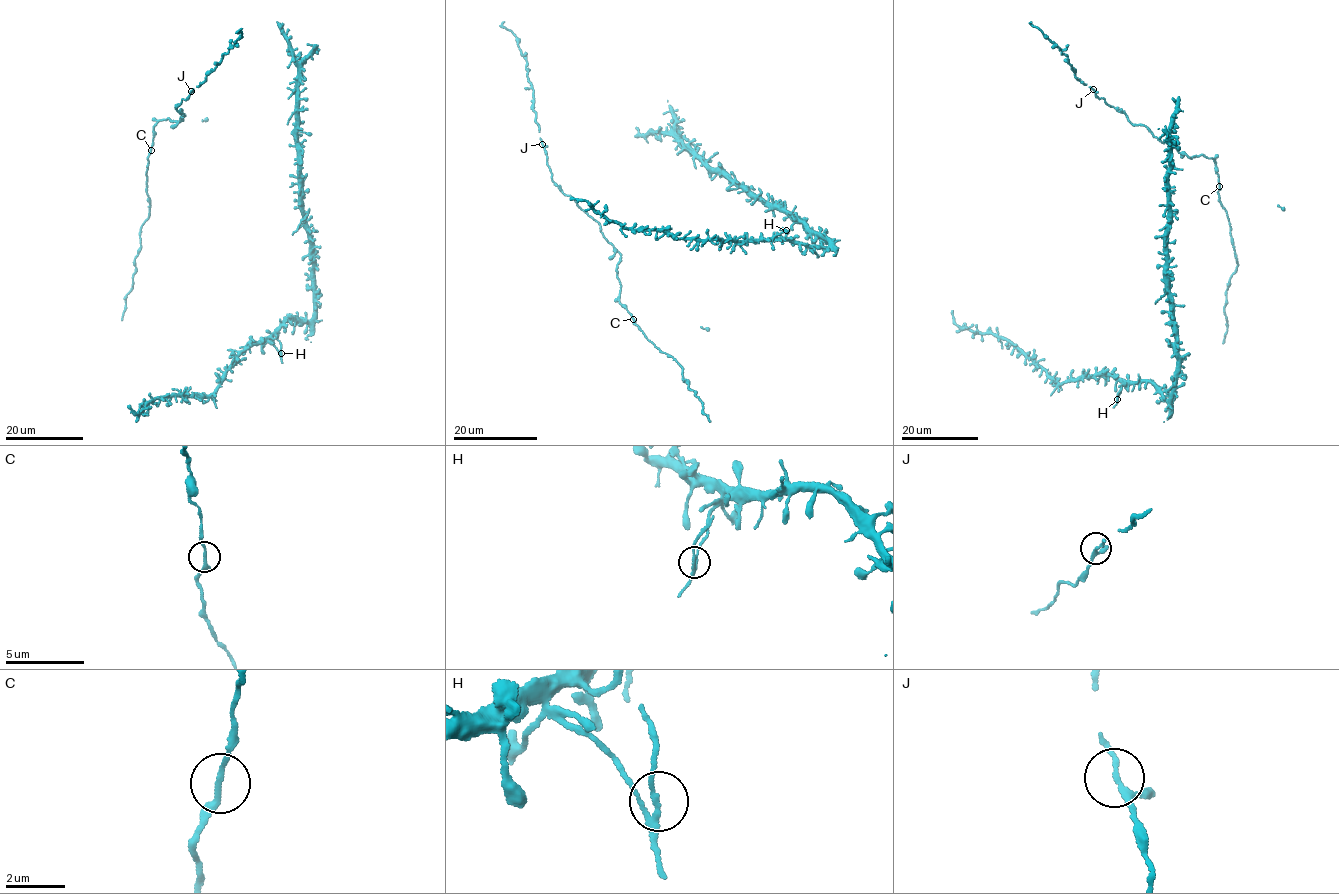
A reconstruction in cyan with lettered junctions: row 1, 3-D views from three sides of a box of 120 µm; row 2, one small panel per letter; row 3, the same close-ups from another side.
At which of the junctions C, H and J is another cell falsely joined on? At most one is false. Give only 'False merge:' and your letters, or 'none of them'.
False merge: none of them

